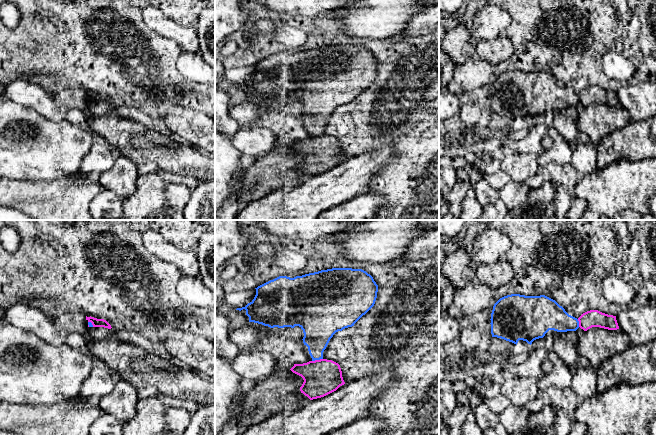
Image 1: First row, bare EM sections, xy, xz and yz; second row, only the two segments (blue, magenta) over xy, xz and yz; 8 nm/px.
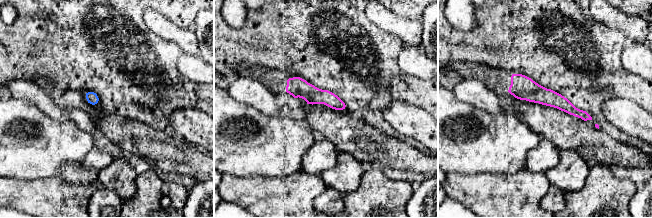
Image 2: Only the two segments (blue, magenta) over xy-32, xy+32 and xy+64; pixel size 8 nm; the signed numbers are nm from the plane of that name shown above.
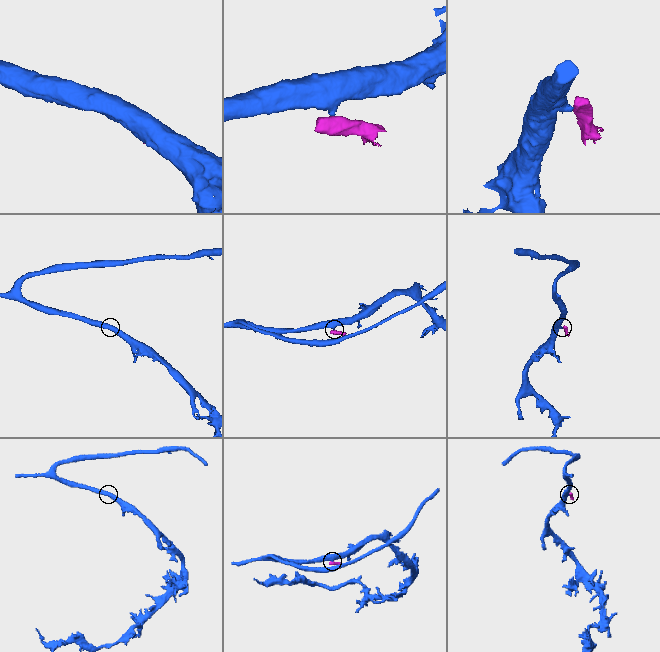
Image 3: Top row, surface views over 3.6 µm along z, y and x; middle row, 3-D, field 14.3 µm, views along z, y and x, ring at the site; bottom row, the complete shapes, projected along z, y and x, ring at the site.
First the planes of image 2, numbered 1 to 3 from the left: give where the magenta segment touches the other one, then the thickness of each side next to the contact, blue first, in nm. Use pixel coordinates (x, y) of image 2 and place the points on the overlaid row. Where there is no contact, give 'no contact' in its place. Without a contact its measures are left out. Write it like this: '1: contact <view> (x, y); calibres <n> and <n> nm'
1: no contact
2: no contact
3: no contact

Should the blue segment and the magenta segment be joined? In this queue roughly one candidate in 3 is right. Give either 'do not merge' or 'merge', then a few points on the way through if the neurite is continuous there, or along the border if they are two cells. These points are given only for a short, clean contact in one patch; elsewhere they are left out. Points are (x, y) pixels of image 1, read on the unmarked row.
do not merge | along xz (322, 134), (312, 137)

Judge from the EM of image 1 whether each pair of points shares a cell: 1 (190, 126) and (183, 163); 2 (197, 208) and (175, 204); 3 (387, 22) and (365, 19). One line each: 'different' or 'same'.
1: different
2: different
3: same

